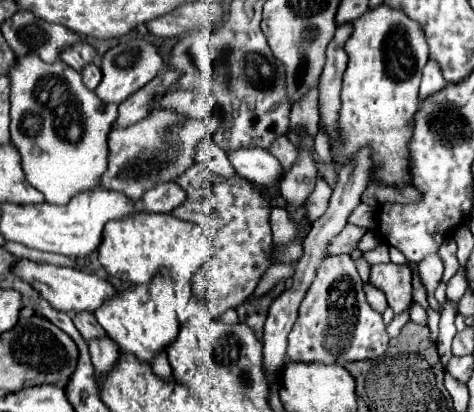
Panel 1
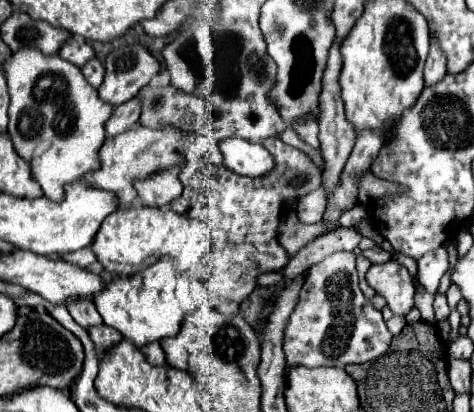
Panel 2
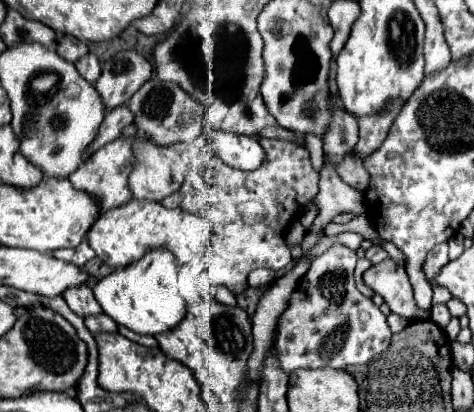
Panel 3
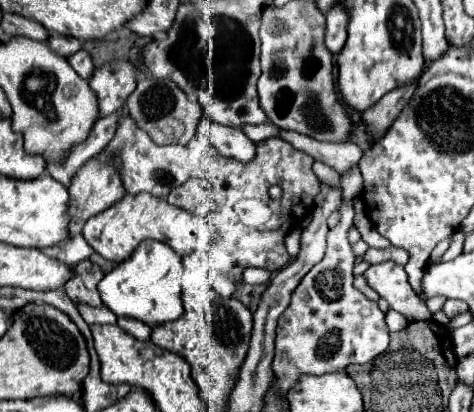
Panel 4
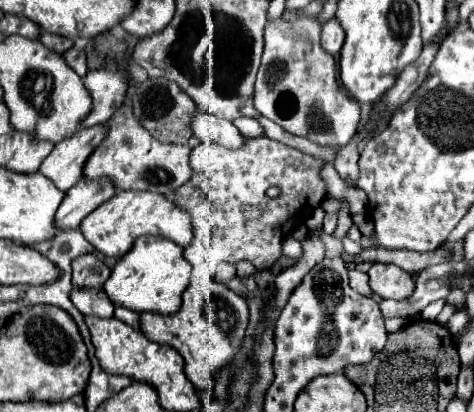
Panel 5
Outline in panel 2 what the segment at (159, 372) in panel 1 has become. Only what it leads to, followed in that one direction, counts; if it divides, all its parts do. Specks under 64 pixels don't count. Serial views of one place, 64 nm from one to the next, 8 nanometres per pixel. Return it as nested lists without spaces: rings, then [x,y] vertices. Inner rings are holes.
[[[148,344],[146,348],[142,348],[142,352],[146,354],[146,358],[152,366],[164,366],[166,364],[166,356],[164,356],[164,350],[160,344]]]

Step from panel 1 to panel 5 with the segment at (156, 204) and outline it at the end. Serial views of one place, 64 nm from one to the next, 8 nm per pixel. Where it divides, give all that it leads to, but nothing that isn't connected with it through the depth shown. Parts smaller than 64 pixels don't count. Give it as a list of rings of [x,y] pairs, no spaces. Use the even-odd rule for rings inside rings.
[[[130,100],[118,108],[108,120],[106,140],[86,160],[84,174],[88,178],[108,176],[118,190],[148,190],[162,196],[170,196],[192,176],[190,148],[184,144],[162,144],[158,142],[134,116]]]

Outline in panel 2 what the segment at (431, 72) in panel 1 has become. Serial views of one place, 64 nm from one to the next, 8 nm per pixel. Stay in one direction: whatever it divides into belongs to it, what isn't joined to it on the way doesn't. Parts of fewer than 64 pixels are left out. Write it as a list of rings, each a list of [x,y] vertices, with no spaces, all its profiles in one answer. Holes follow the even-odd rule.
[[[430,40],[430,54],[426,60],[426,68],[424,68],[424,86],[428,84],[438,84],[442,78],[446,76],[446,58],[440,52],[436,40]]]

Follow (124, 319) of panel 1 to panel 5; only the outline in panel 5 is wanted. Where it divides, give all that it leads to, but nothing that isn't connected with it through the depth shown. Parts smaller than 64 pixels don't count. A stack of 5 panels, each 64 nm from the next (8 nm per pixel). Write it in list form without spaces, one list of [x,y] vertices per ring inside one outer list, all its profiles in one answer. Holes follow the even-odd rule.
[[[140,236],[132,250],[116,262],[110,278],[102,288],[114,306],[122,306],[132,312],[170,316],[180,310],[182,292],[188,286],[190,270],[192,268],[184,260],[182,248],[178,244],[172,244],[160,236]]]

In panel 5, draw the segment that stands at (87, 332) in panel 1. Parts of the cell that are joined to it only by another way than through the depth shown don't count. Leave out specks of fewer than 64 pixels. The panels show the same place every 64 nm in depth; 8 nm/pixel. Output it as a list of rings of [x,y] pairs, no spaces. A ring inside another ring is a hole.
[[[84,254],[72,262],[72,286],[74,288],[100,290],[108,276],[110,276],[110,270],[106,268],[106,264],[96,260],[92,254]]]

